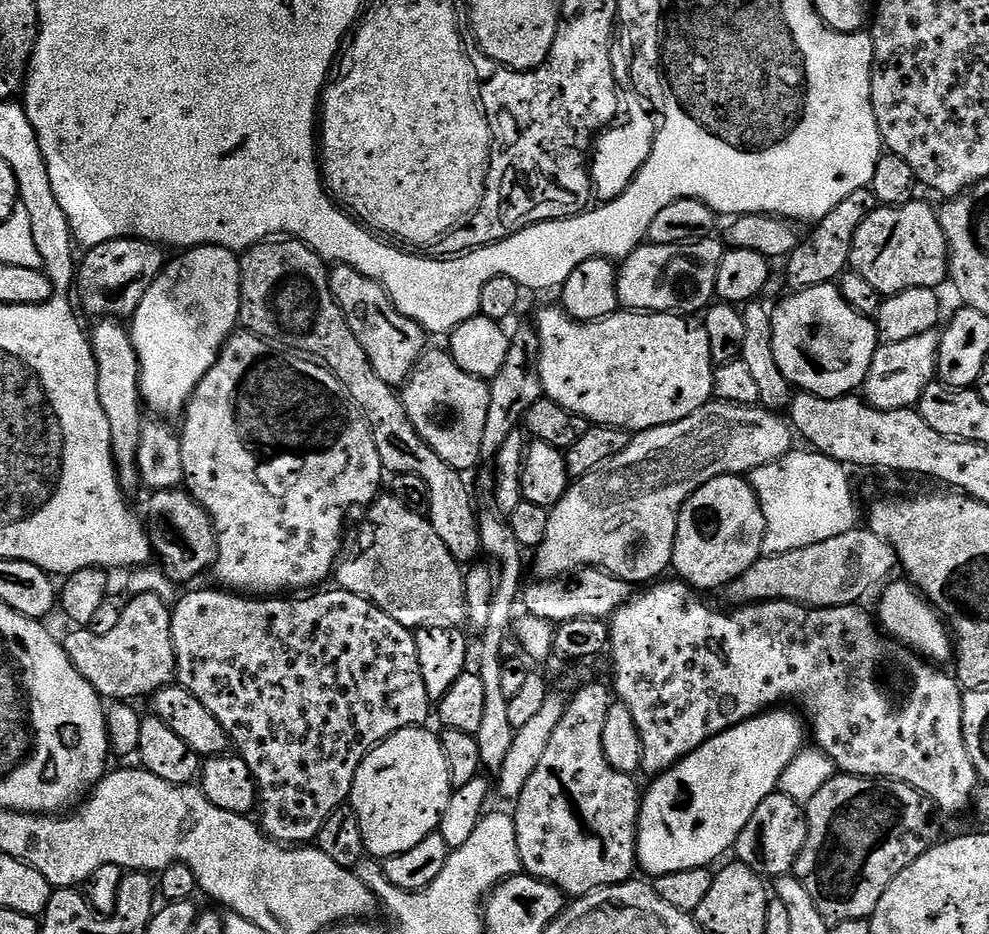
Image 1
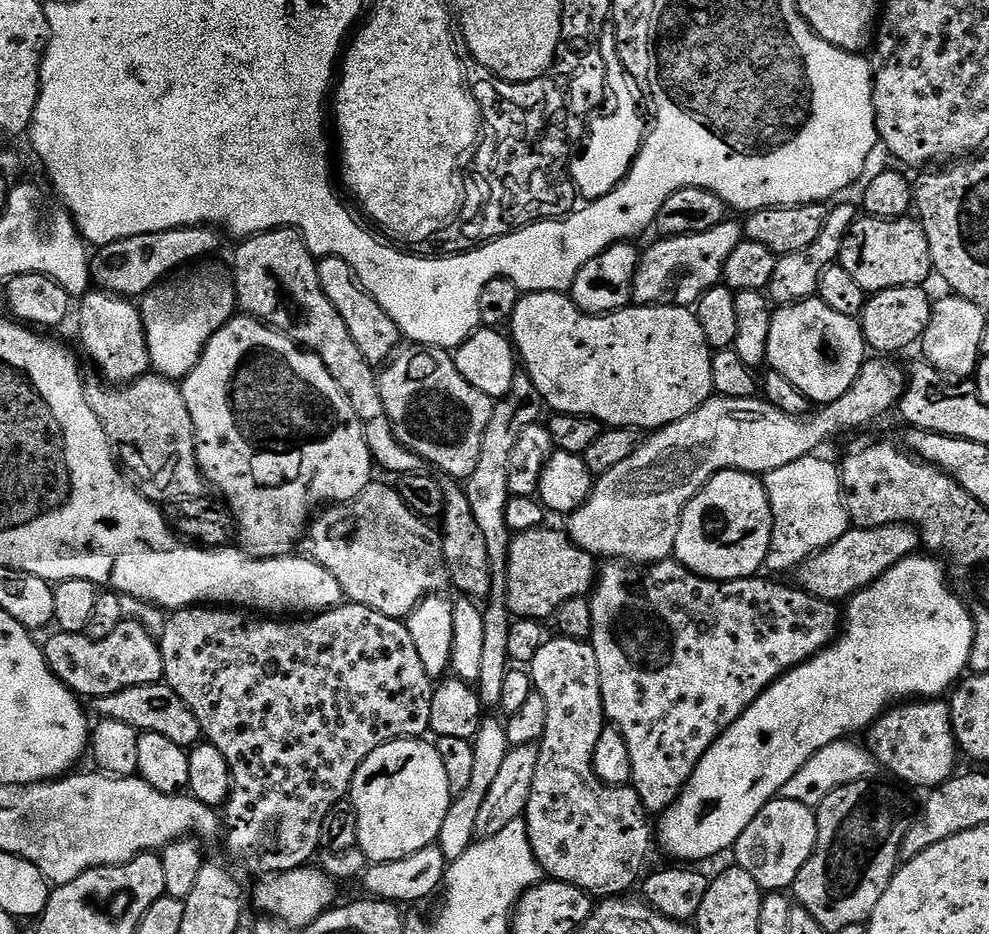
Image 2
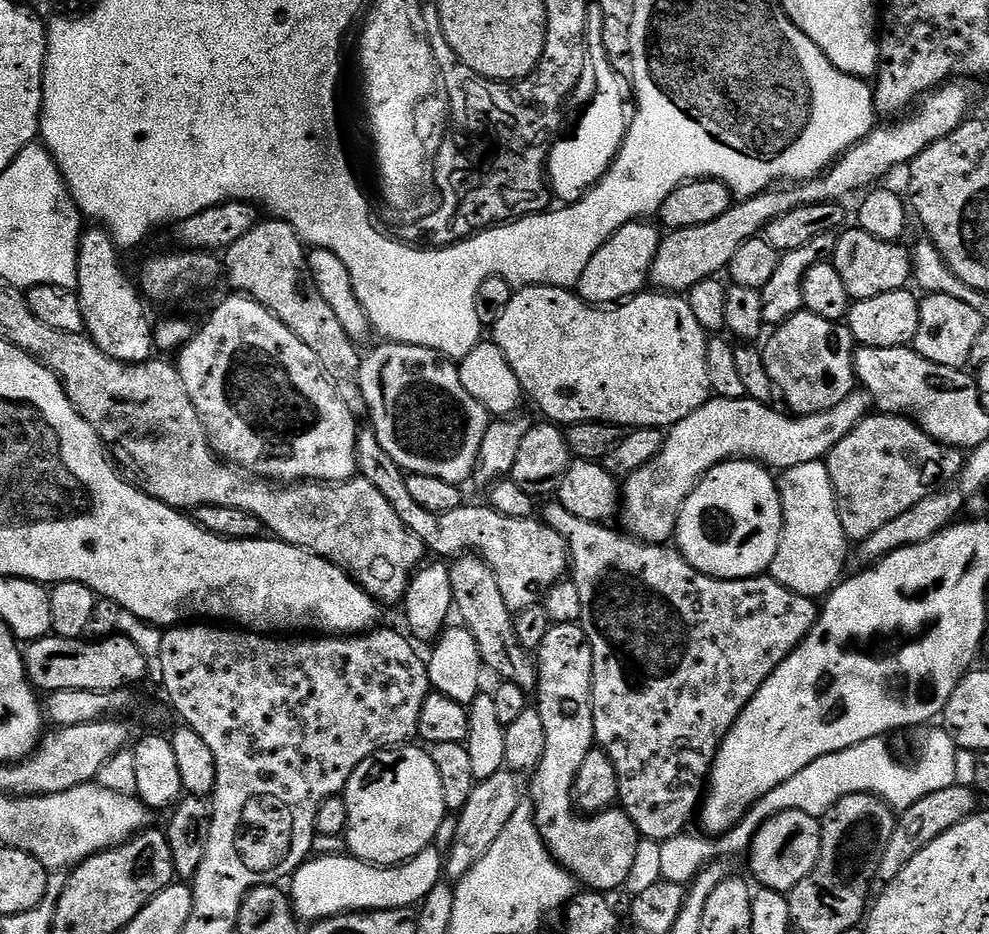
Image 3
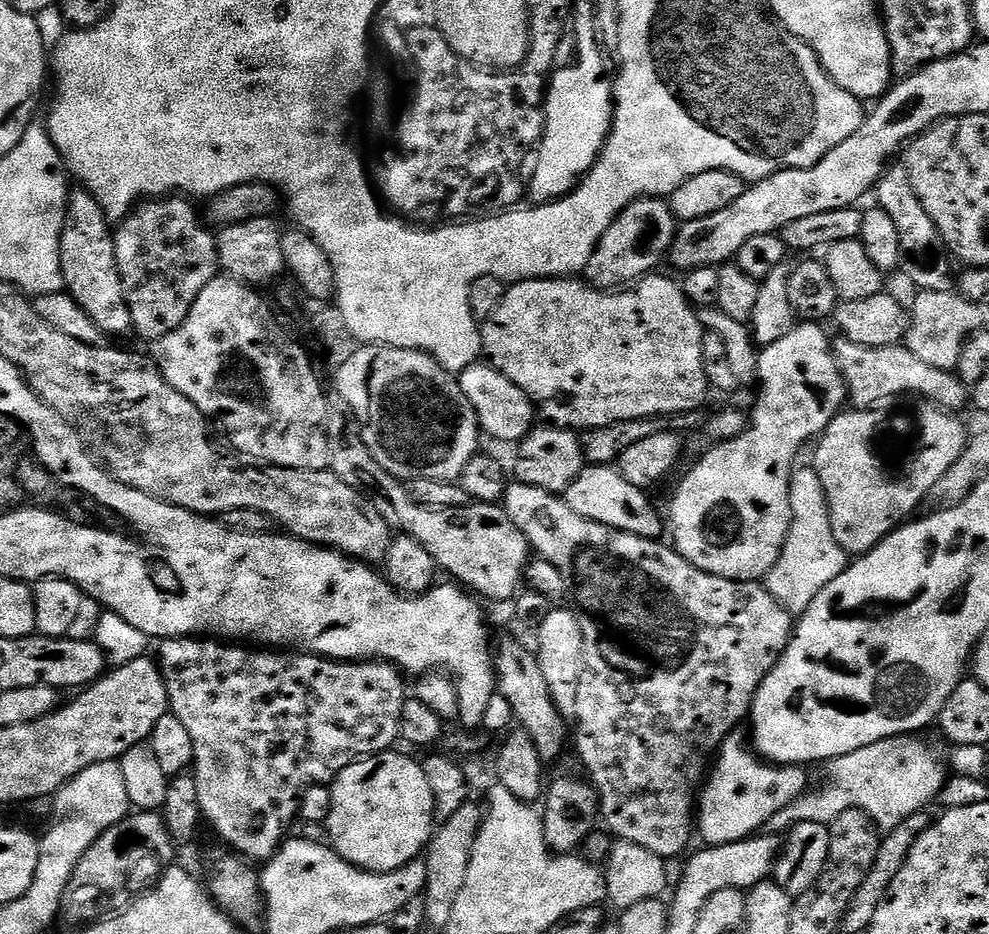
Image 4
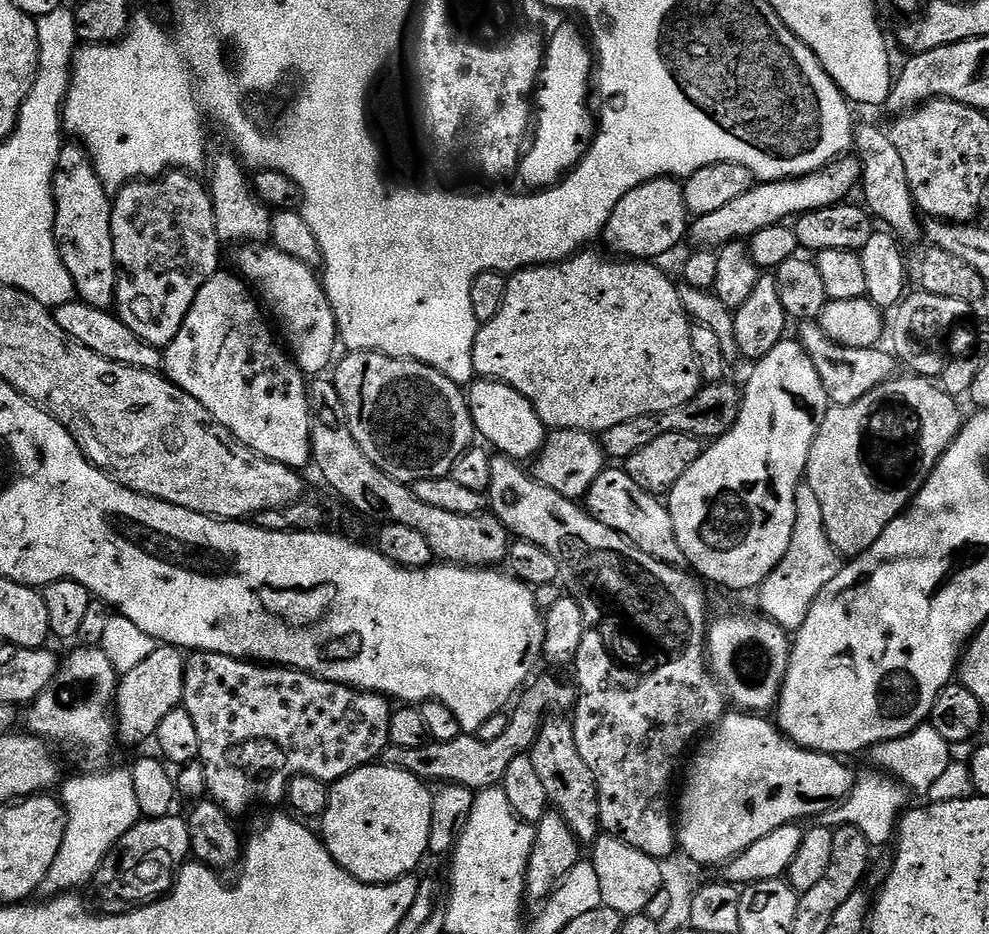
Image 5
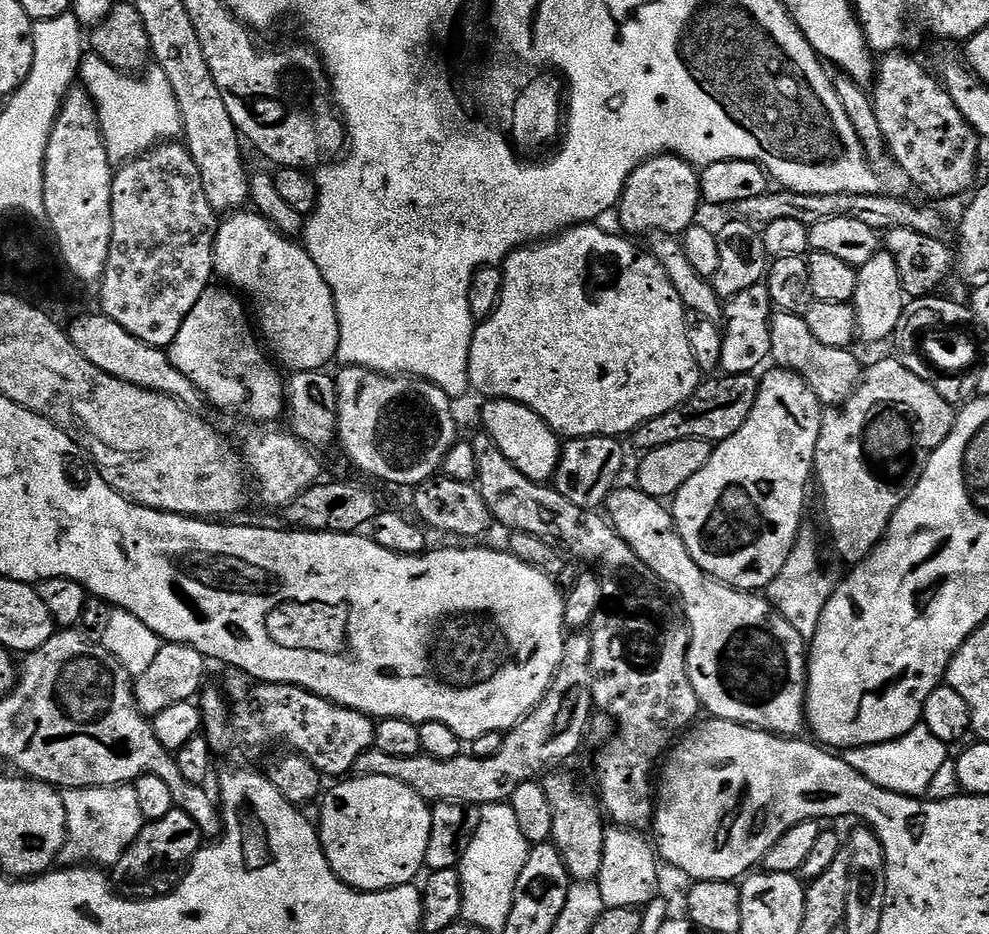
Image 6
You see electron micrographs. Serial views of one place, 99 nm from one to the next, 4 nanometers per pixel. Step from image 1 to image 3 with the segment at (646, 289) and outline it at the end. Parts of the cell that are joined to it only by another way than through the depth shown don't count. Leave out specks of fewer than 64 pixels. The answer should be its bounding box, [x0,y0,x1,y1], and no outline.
[651,78,972,294]

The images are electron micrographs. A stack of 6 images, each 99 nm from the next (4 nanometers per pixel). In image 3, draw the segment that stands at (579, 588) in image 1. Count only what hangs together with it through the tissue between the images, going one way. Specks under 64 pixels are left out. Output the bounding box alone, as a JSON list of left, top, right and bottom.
[358,435,570,614]

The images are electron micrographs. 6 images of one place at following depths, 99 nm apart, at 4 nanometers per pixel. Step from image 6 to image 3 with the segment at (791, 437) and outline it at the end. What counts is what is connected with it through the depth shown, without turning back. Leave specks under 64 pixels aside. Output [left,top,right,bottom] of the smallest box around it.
[674,310,856,580]

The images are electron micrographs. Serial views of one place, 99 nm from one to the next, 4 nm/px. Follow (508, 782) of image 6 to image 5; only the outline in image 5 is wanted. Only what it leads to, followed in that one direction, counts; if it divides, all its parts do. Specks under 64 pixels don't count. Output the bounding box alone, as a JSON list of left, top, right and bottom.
[383,675,578,790]

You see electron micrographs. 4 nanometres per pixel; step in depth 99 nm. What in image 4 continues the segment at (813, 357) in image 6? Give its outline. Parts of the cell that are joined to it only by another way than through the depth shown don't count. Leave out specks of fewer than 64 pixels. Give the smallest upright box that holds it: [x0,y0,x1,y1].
[834,338,969,410]

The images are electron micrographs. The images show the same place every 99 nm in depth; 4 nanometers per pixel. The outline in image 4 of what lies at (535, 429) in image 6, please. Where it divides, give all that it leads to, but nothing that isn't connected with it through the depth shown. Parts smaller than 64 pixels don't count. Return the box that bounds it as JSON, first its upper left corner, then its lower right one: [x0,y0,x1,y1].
[458,362,538,446]

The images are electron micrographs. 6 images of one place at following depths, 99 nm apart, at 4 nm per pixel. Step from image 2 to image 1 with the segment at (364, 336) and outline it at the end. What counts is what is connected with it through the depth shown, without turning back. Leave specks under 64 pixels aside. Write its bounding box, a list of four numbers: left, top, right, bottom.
[328,264,429,386]

